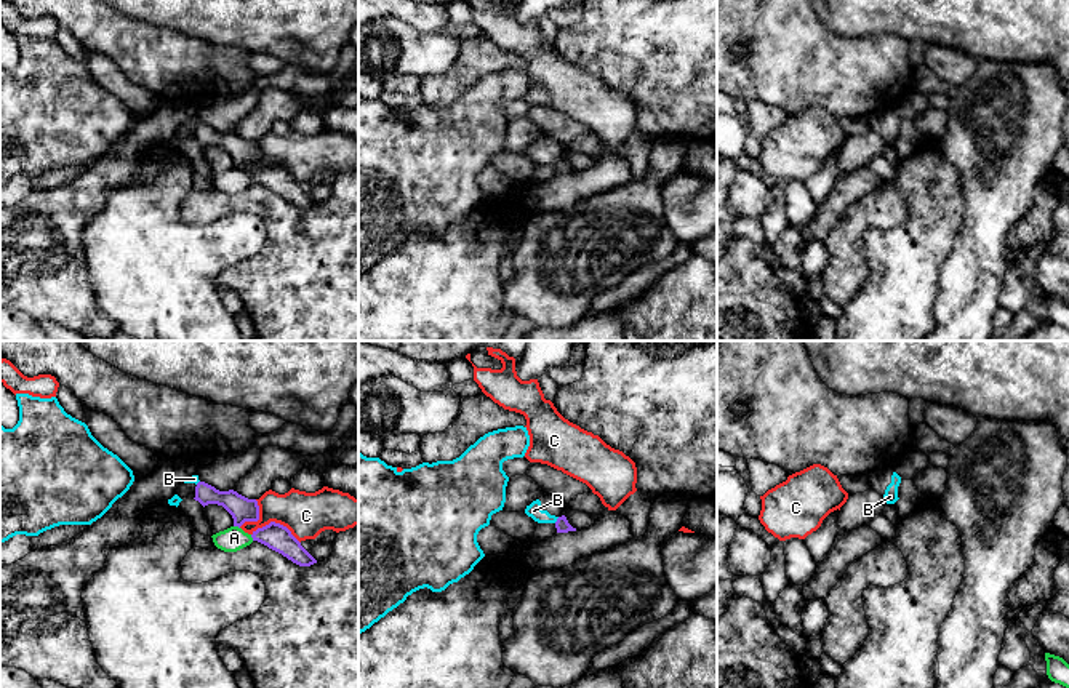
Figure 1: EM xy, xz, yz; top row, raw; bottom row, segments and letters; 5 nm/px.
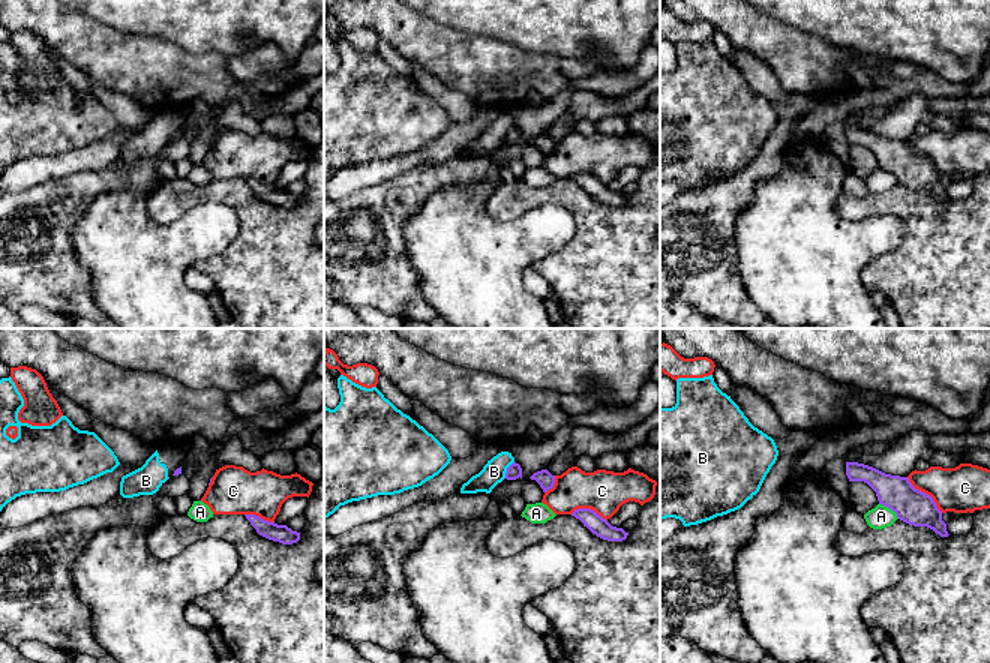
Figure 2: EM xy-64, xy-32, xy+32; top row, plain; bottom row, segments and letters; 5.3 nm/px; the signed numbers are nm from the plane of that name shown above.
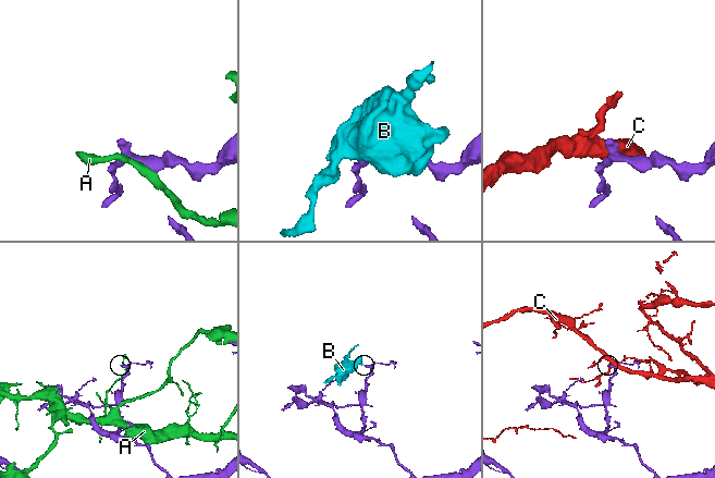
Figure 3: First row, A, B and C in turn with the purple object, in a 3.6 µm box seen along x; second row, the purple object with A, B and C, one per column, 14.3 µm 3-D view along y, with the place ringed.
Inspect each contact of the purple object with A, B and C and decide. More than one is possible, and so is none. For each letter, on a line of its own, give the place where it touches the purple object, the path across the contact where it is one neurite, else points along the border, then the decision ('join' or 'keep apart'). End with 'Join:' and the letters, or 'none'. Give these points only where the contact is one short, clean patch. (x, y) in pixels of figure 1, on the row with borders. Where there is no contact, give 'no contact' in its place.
A: meets purple in xy at (237, 525); keep apart
B: meets purple in xz at (557, 520); border along xz (559, 517), (554, 522); keep apart
C: meets purple in xy at (277, 524); border along xy (252, 532), (271, 522), (279, 522), (300, 543); keep apart
Join: none

